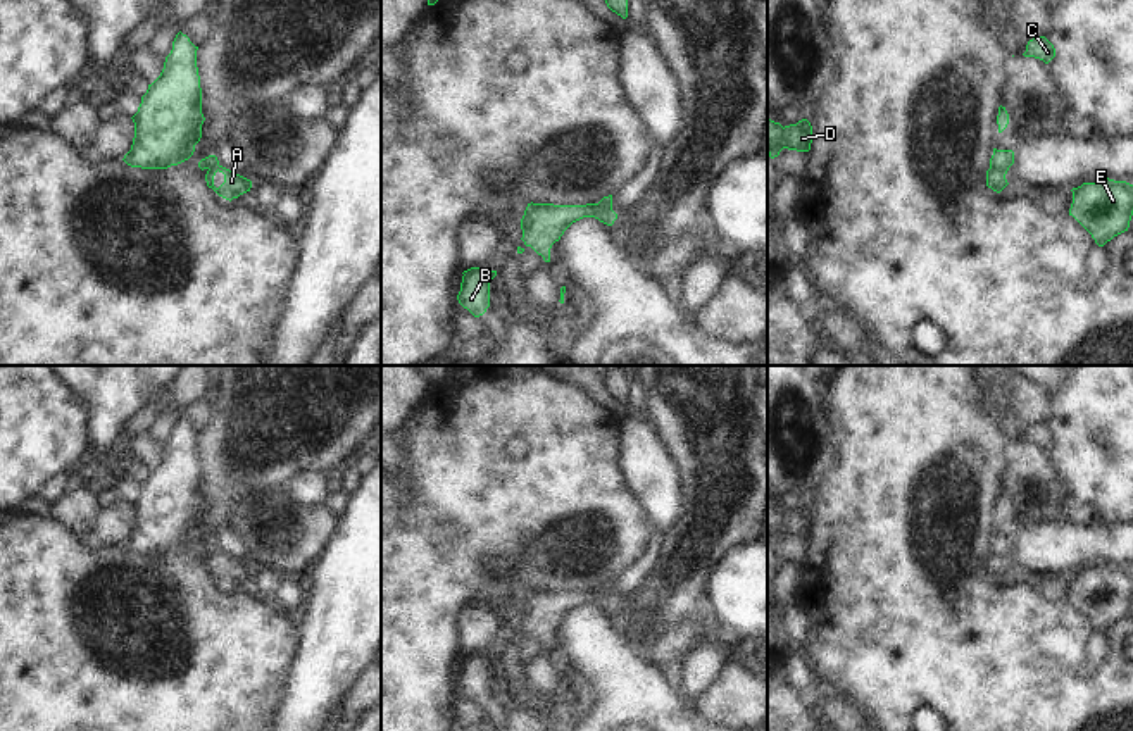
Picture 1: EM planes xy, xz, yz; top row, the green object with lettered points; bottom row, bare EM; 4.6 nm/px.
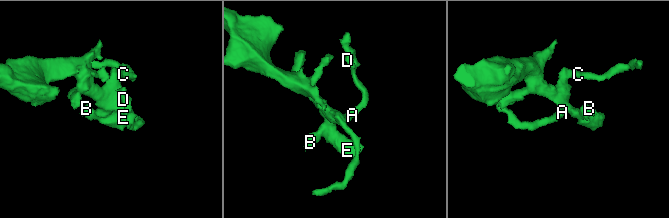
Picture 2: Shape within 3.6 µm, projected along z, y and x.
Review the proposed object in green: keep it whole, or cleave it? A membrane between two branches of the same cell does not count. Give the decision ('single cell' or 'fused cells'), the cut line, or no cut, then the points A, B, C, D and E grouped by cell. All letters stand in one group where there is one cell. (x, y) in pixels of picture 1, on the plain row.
fused cells | xz (611, 593), (606, 593), (599, 606) | A D / B C E

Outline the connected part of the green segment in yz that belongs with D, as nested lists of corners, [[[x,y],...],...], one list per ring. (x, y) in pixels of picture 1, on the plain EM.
[[[767,503],[767,540],[778,543],[783,534],[809,538],[812,529],[812,512],[807,505],[797,510],[781,512]]]

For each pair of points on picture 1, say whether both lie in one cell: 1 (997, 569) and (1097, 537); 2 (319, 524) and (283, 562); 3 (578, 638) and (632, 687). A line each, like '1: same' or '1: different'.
1: same
2: same
3: same

